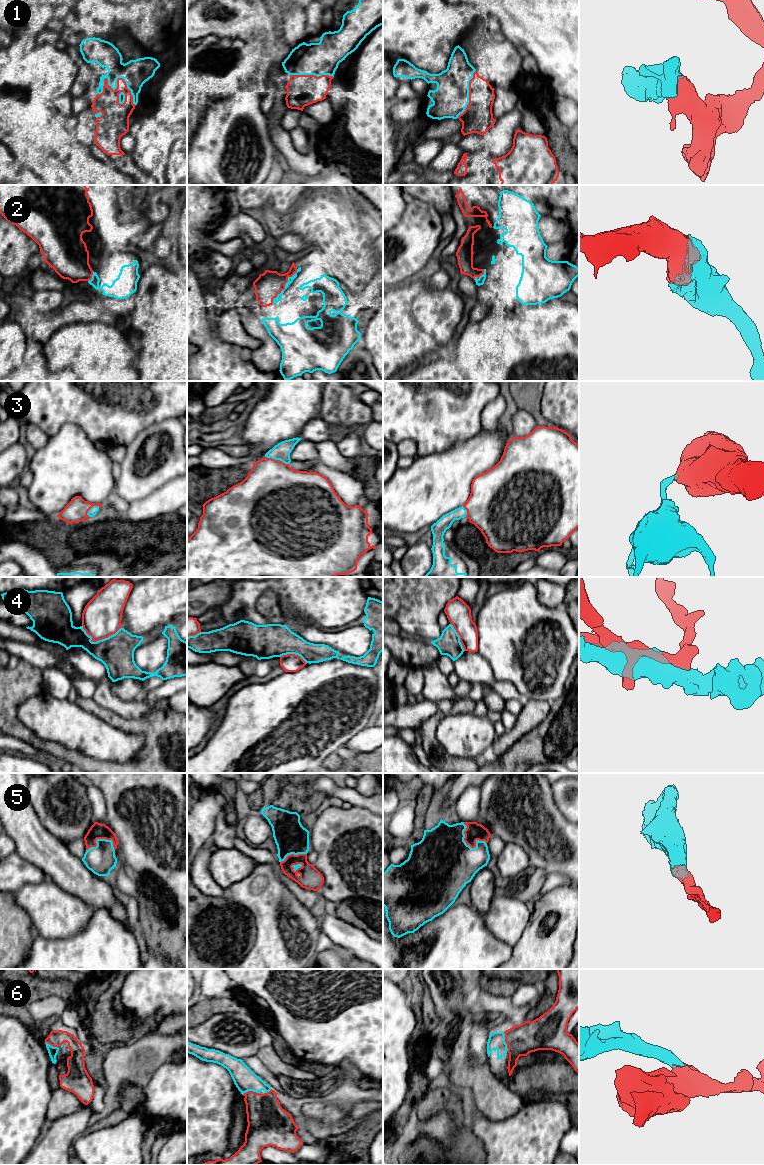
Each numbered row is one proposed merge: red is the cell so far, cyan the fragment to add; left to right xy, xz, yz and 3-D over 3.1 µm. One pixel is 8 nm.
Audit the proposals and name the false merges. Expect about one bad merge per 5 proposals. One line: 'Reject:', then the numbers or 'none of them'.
Reject: 4

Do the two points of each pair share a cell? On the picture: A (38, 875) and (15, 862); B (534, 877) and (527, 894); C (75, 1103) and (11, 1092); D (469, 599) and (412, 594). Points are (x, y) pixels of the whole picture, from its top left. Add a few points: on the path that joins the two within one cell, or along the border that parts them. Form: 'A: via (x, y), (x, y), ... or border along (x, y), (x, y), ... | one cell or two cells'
A: via (32, 874), (26, 873), (21, 868) | one cell
B: via (533, 881), (529, 890) | one cell
C: border along (52, 1090), (52, 1096), (47, 1105), (46, 1120) | two cells
D: border along (459, 587), (456, 595) | two cells

